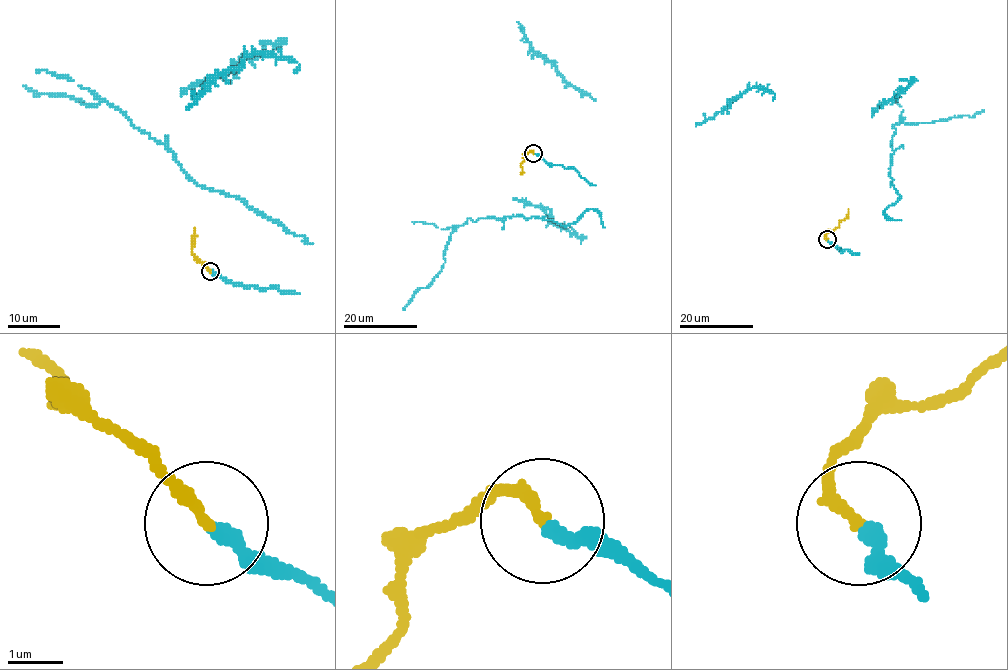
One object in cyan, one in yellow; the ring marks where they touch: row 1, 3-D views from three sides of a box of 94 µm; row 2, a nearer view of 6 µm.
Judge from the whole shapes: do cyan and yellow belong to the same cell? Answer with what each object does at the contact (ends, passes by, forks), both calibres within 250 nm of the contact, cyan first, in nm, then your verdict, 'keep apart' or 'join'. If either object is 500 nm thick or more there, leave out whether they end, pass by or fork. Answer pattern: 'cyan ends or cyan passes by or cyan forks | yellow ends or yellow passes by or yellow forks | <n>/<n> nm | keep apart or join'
cyan ends | yellow ends | 240/240 nm | join

